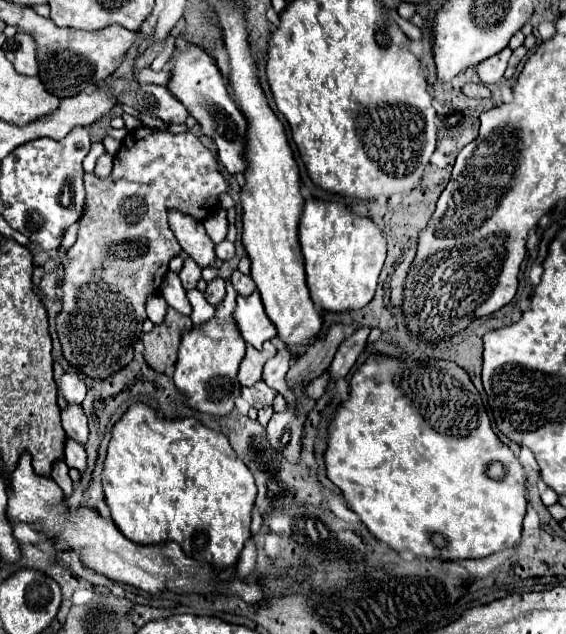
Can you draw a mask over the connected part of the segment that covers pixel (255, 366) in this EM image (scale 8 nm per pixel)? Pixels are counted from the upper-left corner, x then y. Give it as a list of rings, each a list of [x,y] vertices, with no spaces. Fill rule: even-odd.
[[[270,341],[264,343],[264,349],[262,349],[262,351],[258,351],[258,349],[254,349],[252,345],[248,345],[248,347],[246,347],[246,355],[244,355],[242,363],[240,363],[240,371],[238,371],[238,381],[240,381],[240,385],[252,387],[256,381],[260,381],[260,377],[262,377],[262,367],[264,367],[264,363],[266,363],[274,353],[276,353],[276,347],[274,347]]]

